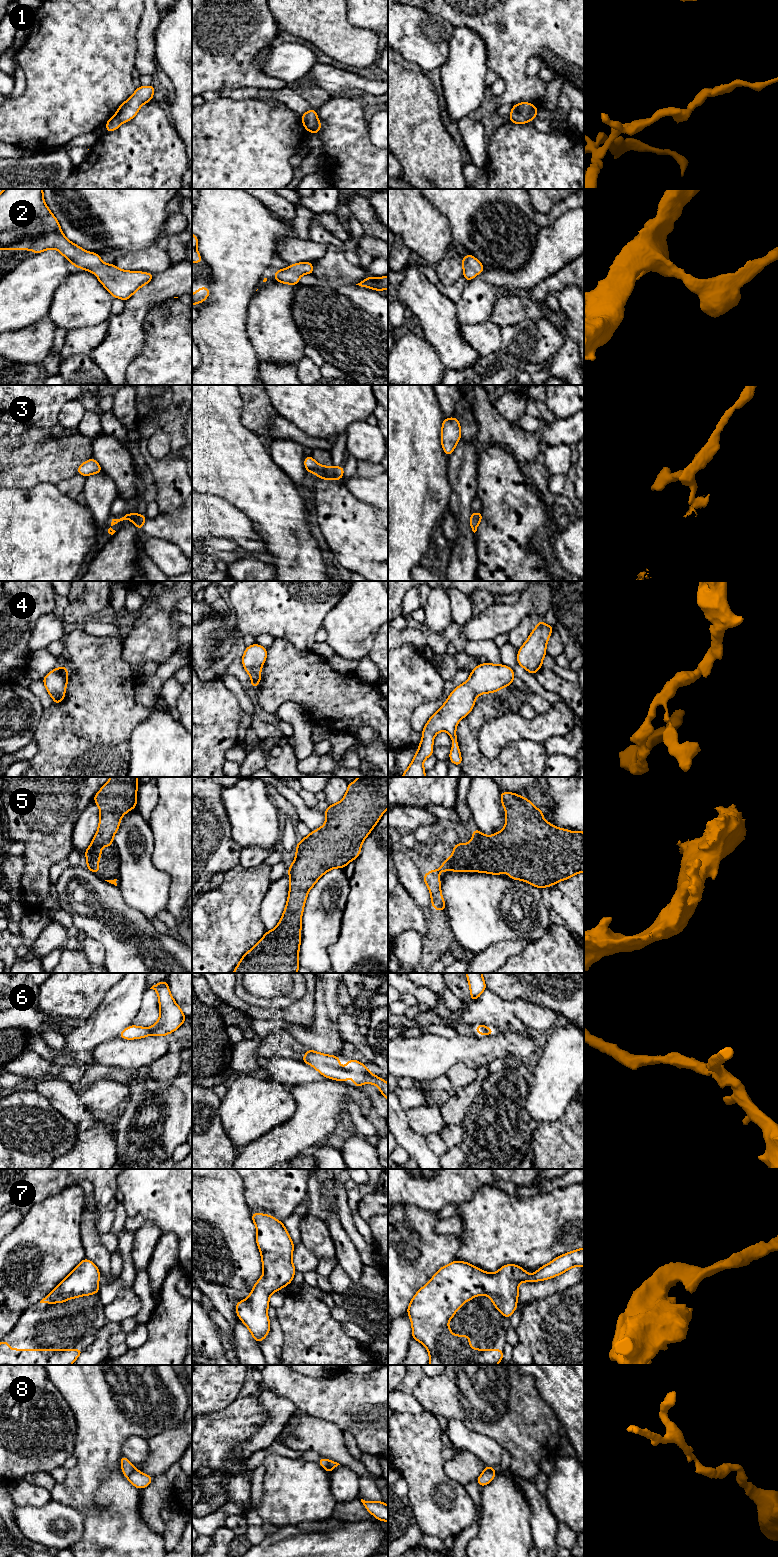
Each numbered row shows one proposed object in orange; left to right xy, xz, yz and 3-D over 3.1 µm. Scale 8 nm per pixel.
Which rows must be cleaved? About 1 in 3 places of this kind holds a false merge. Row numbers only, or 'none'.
1, 3, 8

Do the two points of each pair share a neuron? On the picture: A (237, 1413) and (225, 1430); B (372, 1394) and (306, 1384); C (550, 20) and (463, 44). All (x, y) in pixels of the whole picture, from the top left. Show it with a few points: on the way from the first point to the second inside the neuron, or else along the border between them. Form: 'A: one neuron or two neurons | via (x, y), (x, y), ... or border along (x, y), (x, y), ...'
A: one neuron | via (237, 1417), (229, 1426)
B: one neuron | via (356, 1396), (322, 1396)
C: two neurons | border along (461, 26), (473, 30), (483, 41), (487, 62)

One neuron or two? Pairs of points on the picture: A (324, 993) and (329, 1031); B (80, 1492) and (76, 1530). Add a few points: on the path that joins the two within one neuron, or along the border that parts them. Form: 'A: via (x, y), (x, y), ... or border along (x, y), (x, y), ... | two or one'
A: via (326, 1002), (326, 1022) | one
B: border along (56, 1501), (83, 1511), (84, 1532) | two

